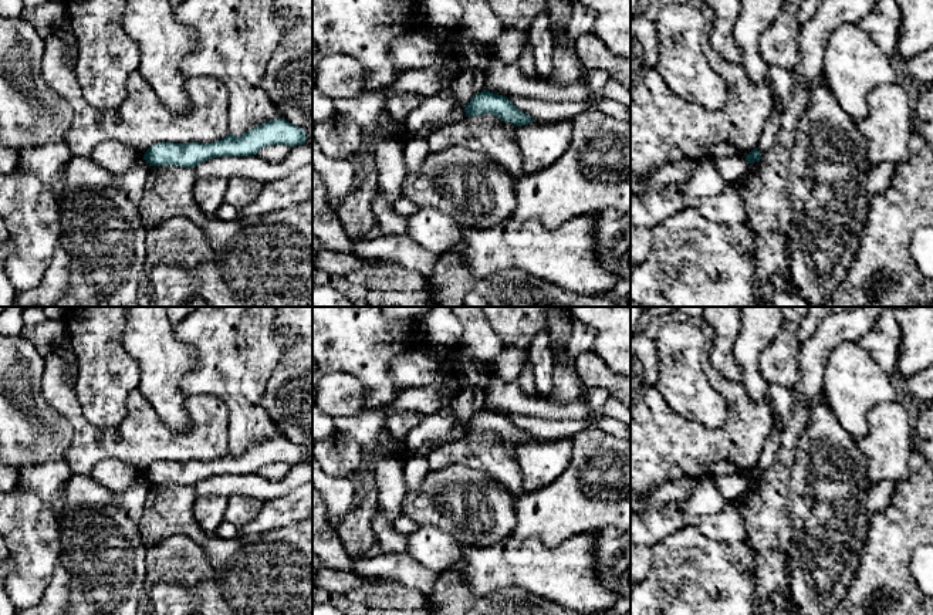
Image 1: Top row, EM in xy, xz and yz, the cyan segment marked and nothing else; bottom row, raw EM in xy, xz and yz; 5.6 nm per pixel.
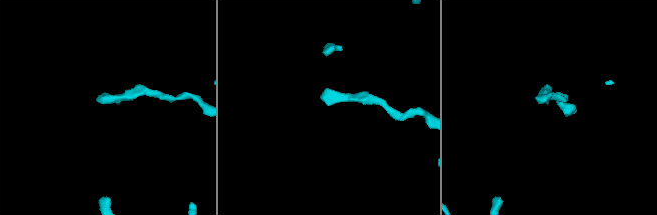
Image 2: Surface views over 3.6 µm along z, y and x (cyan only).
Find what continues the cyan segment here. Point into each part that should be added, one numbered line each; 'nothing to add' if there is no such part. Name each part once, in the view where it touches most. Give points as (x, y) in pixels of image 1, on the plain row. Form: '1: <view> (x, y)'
nothing to add

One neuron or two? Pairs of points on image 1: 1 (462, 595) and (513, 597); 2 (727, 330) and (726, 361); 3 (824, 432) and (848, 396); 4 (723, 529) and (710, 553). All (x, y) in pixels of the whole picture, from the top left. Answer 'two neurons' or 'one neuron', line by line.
1: one neuron
2: one neuron
3: two neurons
4: two neurons

